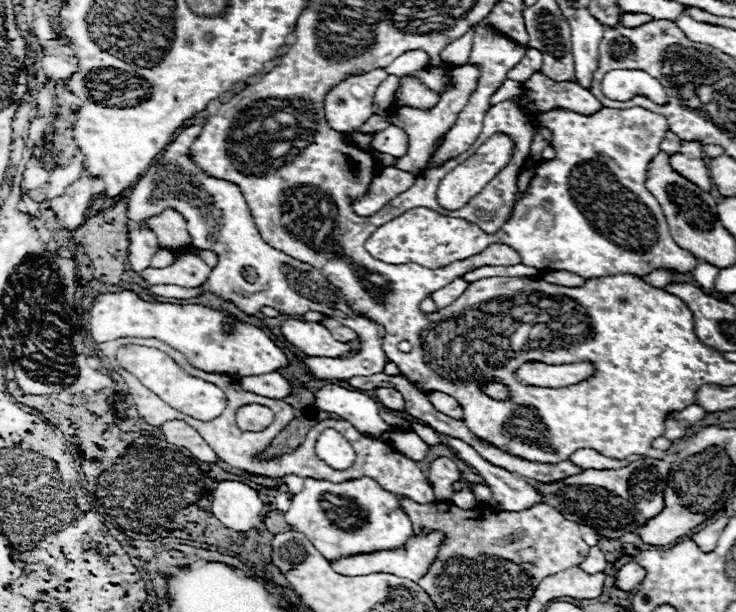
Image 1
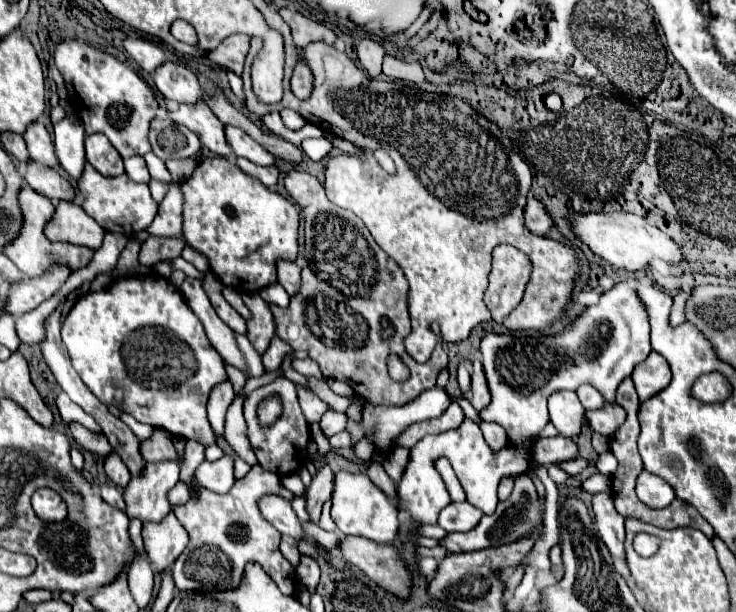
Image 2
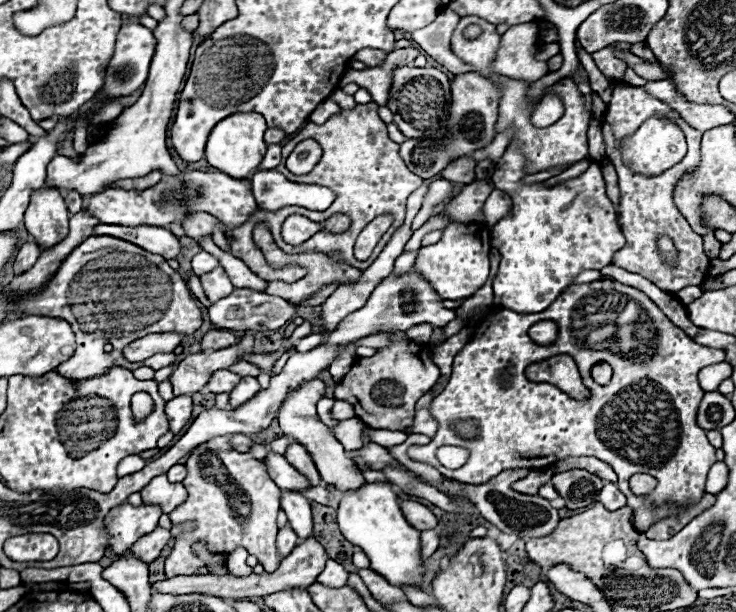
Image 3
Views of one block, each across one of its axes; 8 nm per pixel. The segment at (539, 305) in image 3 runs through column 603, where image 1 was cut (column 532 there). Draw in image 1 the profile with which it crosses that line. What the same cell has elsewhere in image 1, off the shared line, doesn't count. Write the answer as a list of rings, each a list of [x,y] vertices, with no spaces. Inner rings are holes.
[[[556,108],[542,112],[536,120],[552,132],[550,146],[554,148],[556,158],[544,160],[536,166],[536,174],[530,180],[528,190],[516,198],[512,216],[494,234],[496,242],[514,248],[524,266],[542,272],[568,270],[584,280],[620,272],[644,276],[658,268],[692,272],[698,266],[698,258],[674,244],[658,200],[650,196],[644,186],[646,168],[650,160],[660,152],[662,136],[668,130],[664,116],[644,108],[600,108],[590,116]]]

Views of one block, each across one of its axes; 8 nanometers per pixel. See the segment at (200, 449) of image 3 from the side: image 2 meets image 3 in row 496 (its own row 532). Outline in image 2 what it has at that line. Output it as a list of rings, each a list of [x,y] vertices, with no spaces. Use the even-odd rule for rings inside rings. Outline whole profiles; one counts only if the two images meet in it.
[[[260,464],[252,466],[252,470],[238,480],[230,492],[216,494],[206,488],[200,488],[200,496],[196,500],[188,500],[184,506],[176,506],[174,514],[178,522],[186,528],[190,536],[190,544],[180,554],[180,558],[172,566],[172,578],[178,590],[194,590],[194,592],[222,592],[234,590],[240,586],[244,568],[248,562],[256,562],[264,568],[264,572],[276,582],[276,586],[292,596],[296,594],[296,572],[292,564],[280,554],[280,532],[266,522],[260,514],[258,500],[266,494],[280,494],[286,500],[292,500],[294,494],[280,486],[278,476],[266,472]]]

